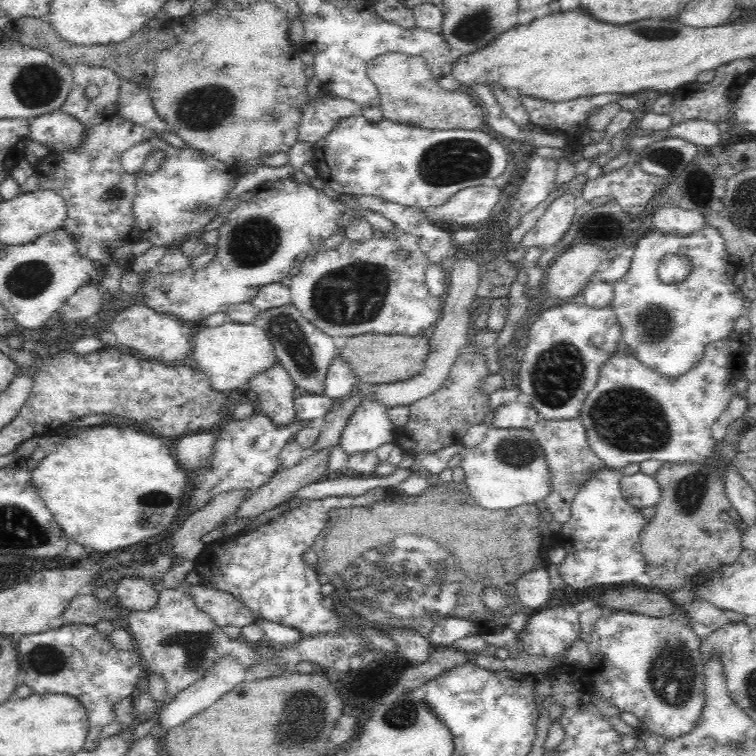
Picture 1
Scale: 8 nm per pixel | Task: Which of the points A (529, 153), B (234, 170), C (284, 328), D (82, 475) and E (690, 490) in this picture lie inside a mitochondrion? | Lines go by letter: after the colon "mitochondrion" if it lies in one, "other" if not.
A: other
B: other
C: mitochondrion
D: other
E: mitochondrion

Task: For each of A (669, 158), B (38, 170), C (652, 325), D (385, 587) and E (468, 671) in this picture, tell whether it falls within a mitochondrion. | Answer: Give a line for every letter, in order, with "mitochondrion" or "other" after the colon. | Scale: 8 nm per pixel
A: mitochondrion
B: other
C: mitochondrion
D: mitochondrion
E: other

